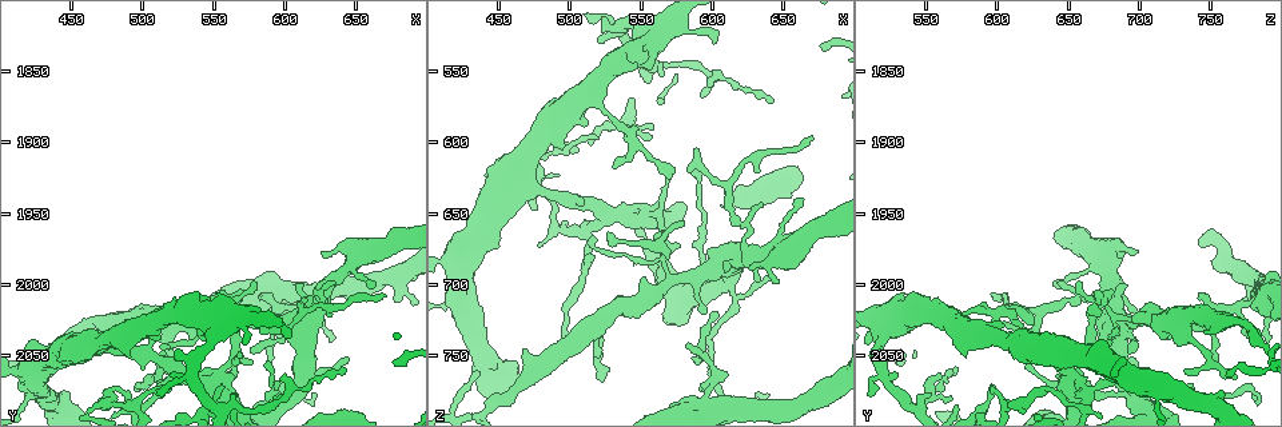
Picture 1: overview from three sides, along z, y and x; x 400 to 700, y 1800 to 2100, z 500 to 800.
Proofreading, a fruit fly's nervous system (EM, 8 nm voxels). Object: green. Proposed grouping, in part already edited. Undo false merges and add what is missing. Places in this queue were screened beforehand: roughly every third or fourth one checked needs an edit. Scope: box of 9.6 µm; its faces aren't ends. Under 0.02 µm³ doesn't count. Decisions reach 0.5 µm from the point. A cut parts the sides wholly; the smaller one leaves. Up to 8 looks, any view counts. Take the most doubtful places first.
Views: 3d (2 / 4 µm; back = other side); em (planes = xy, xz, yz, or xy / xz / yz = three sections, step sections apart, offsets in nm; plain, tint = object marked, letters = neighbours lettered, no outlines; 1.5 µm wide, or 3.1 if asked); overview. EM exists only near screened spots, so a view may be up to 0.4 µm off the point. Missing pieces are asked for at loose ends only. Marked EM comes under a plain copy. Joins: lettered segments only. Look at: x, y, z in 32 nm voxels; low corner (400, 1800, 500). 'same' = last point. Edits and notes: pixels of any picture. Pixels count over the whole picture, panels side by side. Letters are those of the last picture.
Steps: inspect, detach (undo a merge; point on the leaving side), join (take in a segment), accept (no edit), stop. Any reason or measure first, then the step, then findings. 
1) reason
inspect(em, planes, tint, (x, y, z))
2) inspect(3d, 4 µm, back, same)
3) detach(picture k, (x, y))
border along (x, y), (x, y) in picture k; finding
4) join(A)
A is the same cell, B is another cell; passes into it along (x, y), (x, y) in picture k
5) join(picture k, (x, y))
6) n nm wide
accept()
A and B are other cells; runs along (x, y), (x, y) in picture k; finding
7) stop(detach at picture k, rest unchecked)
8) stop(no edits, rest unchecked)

sharp bend
inspect(em, xy, step 4, tint, (474, 2082, 612))

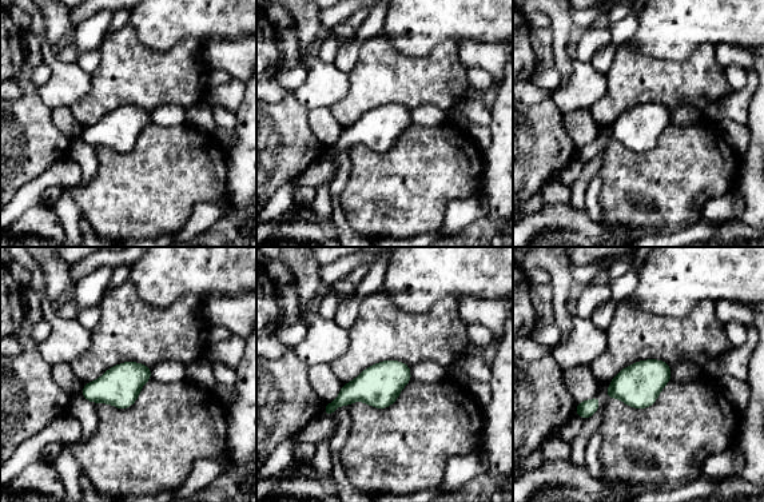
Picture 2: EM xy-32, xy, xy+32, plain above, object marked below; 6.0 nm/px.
inspect(em, planes, tint, same)

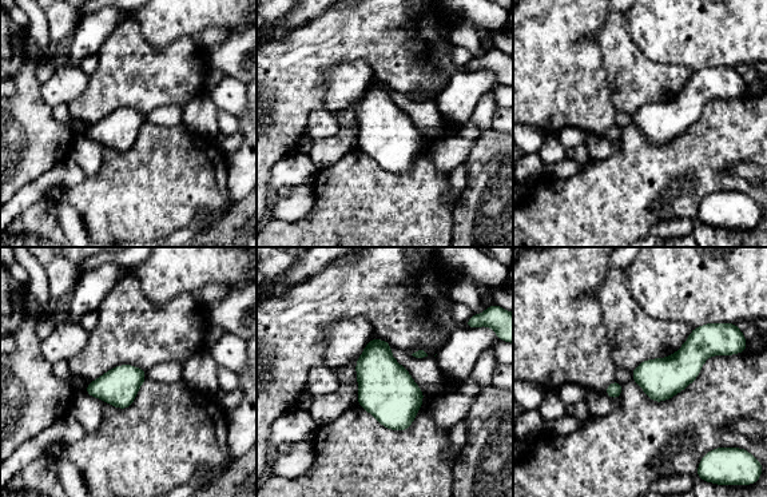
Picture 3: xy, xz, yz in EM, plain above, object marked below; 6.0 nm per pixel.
inspect(em, planes, letters, same)

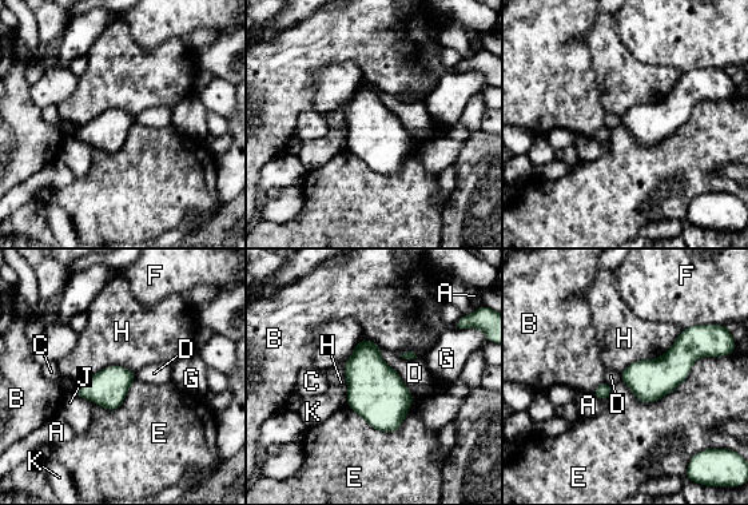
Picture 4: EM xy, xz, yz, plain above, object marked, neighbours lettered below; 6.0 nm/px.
accept()
A, B, C, D, E, F, G, H, J and K are other cells; border along (681, 330), (663, 354), (620, 372) in picture 4; one neuron here

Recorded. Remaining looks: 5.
an open end
inspect(em, xy, step 8, letters, (610, 2000, 690))

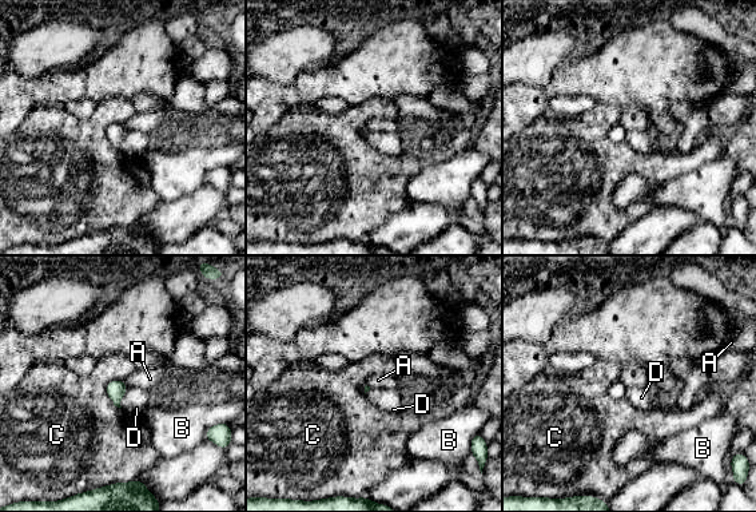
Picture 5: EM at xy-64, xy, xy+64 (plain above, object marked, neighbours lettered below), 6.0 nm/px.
inspect(em, planes, letters, same)

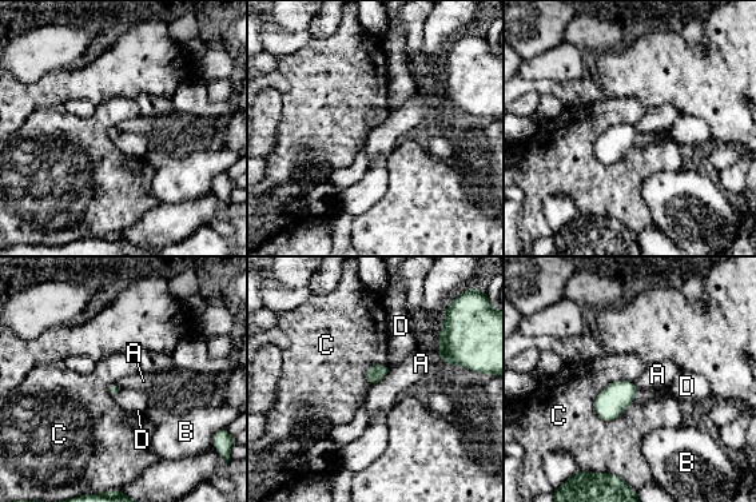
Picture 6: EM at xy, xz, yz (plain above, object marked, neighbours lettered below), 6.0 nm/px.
accept()
A, B, C and D are other cells; border along (389, 367), (385, 377), (371, 386) in picture 6; none of them fits

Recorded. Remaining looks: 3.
stop(no edits, rest unchecked)

